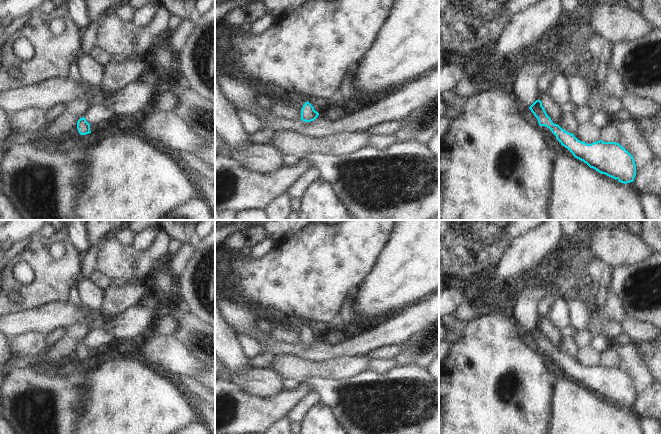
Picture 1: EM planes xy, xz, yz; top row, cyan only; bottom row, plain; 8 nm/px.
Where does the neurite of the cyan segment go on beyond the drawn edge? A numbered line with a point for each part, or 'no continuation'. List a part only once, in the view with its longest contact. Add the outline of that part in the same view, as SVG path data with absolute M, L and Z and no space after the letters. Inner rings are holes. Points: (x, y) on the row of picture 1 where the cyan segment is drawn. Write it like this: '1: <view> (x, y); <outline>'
1: xz (300, 101); M299 97L299 98L294 98L294 101L296 102L296 105L298 107L298 119L301 120L301 109L302 109L303 105L308 101L308 99Z

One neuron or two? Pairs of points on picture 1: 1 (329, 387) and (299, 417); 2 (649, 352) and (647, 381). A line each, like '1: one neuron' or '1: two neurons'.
1: two neurons
2: two neurons

